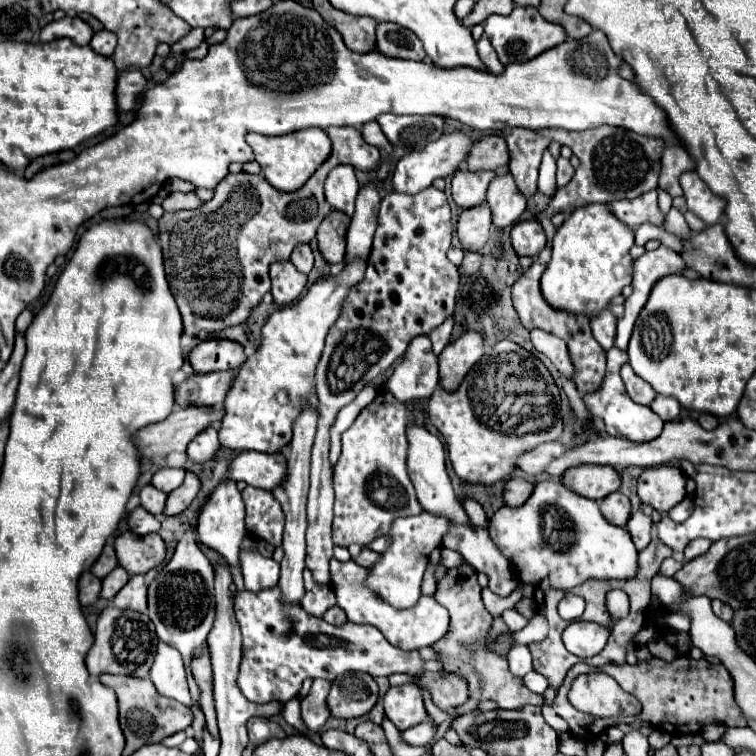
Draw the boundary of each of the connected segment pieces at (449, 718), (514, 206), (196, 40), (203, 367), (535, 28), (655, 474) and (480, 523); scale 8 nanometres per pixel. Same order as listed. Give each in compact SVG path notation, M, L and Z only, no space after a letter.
M427 691L423 693L423 697L427 714L434 722L453 723L453 721L457 719L457 711L459 711L459 707L453 707L453 709L449 709L449 711L442 711L437 707L437 705L434 706L434 703L431 697L429 697L429 693L427 693Z
M501 173L491 181L487 189L487 203L493 213L493 225L499 229L513 225L527 205L525 197L517 193L517 185L511 173Z
M191 29L191 33L187 37L183 37L183 39L179 39L175 45L171 45L171 49L173 49L173 53L183 55L183 53L199 47L203 39L205 39L203 37L203 29Z
M207 339L199 343L191 355L191 367L195 373L211 373L211 371L225 371L225 369L237 369L245 361L243 345L229 339Z
M515 7L509 15L491 15L487 17L485 25L485 35L489 37L493 49L497 51L497 57L503 65L517 63L517 61L529 61L537 57L539 53L563 43L567 39L565 31L555 25L545 21L535 7Z
M673 465L645 469L639 475L637 493L645 505L651 505L659 513L667 513L687 495L685 475L679 467Z
M463 499L463 507L465 507L465 511L467 511L467 515L469 515L469 521L473 523L473 525L477 525L477 527L487 527L487 515L485 515L485 511L483 511L483 507L475 501L475 499Z

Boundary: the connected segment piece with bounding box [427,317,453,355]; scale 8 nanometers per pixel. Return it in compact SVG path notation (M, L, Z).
M445 319L439 327L435 327L427 337L431 339L433 343L433 353L439 355L443 351L443 347L450 342L451 339L451 329L453 329L453 319Z

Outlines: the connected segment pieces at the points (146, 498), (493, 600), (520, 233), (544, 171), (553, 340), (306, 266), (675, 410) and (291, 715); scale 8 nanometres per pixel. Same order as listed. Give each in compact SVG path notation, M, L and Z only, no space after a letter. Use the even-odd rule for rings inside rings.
M145 485L139 491L139 497L141 497L141 507L143 509L147 509L155 517L163 519L163 509L165 509L165 503L167 503L167 495L163 491L155 489L153 485Z
M519 581L517 588L507 597L494 594L488 587L486 587L487 589L482 589L483 603L493 618L500 617L503 611L513 608L523 598L521 585L522 582Z
M531 219L531 221L519 221L511 229L511 243L519 257L525 257L525 255L537 257L545 249L547 239L541 223Z
M547 151L543 155L543 163L539 167L539 191L547 197L553 197L557 191L557 181L555 181L555 159Z
M541 329L531 331L531 343L537 351L541 351L551 363L559 369L559 373L567 379L575 377L575 365L571 365L571 357L567 353L567 343L559 337L543 333Z
M297 245L291 253L291 263L301 271L301 273L309 273L313 269L313 253L311 253L311 247L309 245Z
M657 395L655 401L651 403L651 409L663 419L663 421L673 421L679 417L681 413L681 405L679 401L675 401L673 397L663 397L663 395Z
M293 697L291 701L287 701L287 703L285 703L285 709L283 709L283 717L285 717L285 721L287 721L289 725L293 725L295 729L299 729L299 731L303 731L305 735L309 735L307 729L305 729L305 725L303 725L303 721L301 721L301 715L299 715L299 703L301 703L299 697Z

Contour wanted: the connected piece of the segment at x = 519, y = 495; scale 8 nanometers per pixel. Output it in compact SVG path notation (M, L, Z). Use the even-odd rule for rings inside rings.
M513 477L507 481L505 485L505 491L503 491L503 501L509 505L509 507L519 507L523 505L529 495L533 493L533 485L521 477Z

